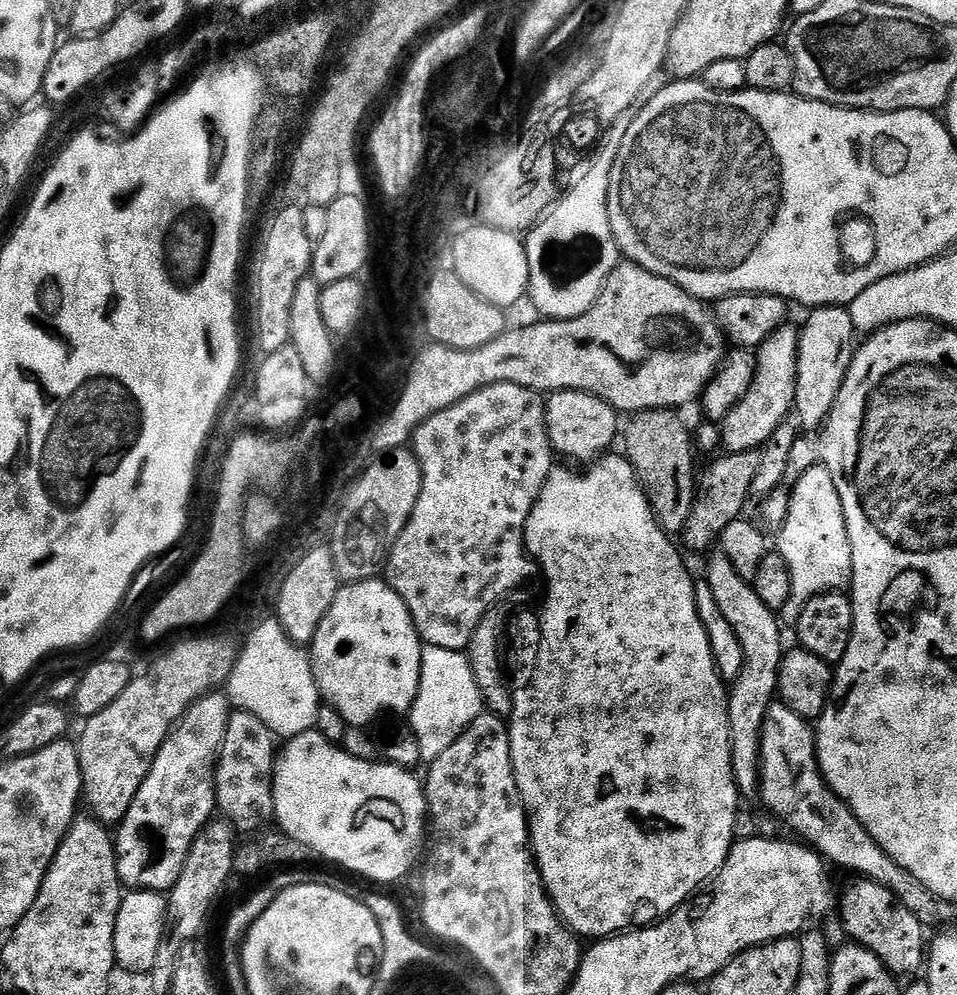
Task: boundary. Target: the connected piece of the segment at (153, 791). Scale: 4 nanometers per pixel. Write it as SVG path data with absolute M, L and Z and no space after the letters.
M213 690L189 708L158 750L150 774L114 832L121 885L132 890L163 893L175 887L192 844L217 811L216 761L226 738L229 715L227 695Z

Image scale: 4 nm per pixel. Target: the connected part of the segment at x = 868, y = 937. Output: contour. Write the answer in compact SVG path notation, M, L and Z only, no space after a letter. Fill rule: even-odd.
M863 878L853 881L838 896L840 920L844 923L845 930L852 935L849 937L861 948L869 948L885 968L897 977L908 976L919 968L921 971L926 964L926 925L918 922L918 918L914 918L914 914L910 914L910 910L906 910L906 906L902 906L886 886Z

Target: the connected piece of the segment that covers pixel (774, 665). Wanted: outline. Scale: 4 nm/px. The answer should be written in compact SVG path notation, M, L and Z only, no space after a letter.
M716 550L707 557L708 573L706 579L710 586L710 591L714 594L714 602L718 602L718 610L722 610L722 615L726 618L726 622L730 622L730 626L734 626L734 634L738 634L738 642L742 642L742 674L738 674L738 678L730 685L728 692L728 721L730 722L730 746L732 747L732 769L734 770L734 778L736 786L740 789L741 797L757 795L760 788L760 739L762 738L762 726L766 722L766 714L768 708L778 696L778 678L780 677L780 663L784 661L786 645L780 637L780 624L777 613L771 612L766 606L766 602L762 602L762 598L758 598L758 594L752 588L749 581L742 578L742 574L738 574L738 570L734 570L734 566L730 566L730 558L726 558L726 554Z

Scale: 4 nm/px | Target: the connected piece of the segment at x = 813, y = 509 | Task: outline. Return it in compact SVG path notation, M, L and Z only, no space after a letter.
M826 467L807 469L801 480L791 485L788 519L779 529L778 536L778 551L786 566L790 566L792 579L792 598L784 607L785 617L799 616L810 598L849 587L852 579L850 538L834 478Z

